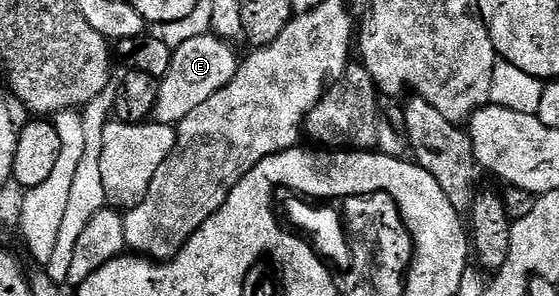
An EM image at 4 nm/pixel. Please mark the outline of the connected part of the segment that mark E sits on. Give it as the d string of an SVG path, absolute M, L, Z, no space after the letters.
M213 35L188 39L172 55L172 67L168 67L168 75L164 75L158 82L158 102L154 108L153 120L160 125L177 126L200 103L212 99L220 87L224 87L236 75L240 64L240 57L234 54L235 46L228 40L222 40Z

